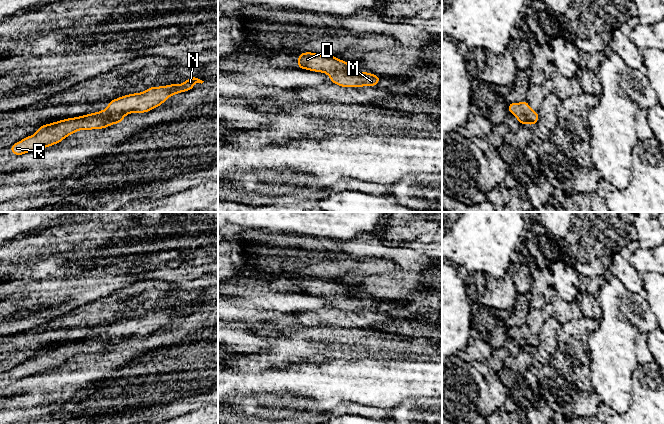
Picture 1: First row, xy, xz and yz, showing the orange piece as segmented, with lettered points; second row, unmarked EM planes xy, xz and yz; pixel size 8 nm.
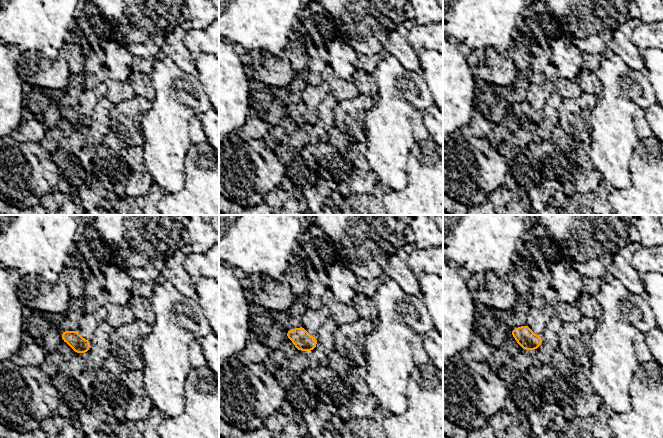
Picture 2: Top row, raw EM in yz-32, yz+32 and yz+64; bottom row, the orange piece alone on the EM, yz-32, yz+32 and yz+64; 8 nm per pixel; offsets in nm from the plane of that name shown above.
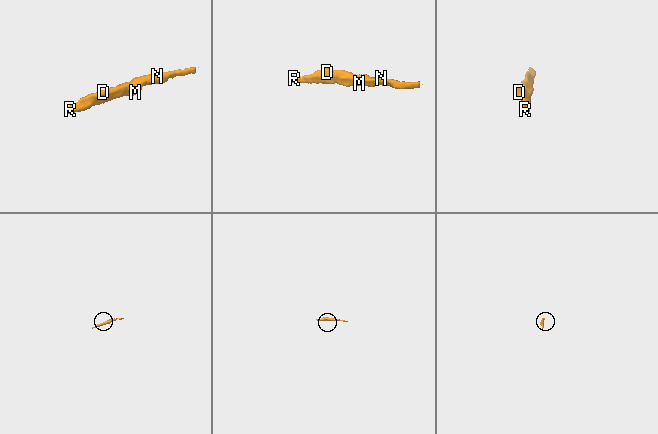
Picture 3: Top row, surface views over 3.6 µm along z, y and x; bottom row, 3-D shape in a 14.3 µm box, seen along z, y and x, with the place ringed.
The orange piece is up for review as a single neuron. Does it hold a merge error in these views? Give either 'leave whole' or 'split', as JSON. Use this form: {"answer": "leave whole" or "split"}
{"answer": "leave whole"}

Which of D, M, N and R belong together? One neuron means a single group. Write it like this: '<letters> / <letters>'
D M N R

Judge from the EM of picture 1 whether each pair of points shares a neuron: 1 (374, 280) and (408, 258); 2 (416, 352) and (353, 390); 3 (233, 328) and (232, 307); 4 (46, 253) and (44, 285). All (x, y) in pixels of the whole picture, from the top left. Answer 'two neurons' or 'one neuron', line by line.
1: two neurons
2: two neurons
3: two neurons
4: two neurons

